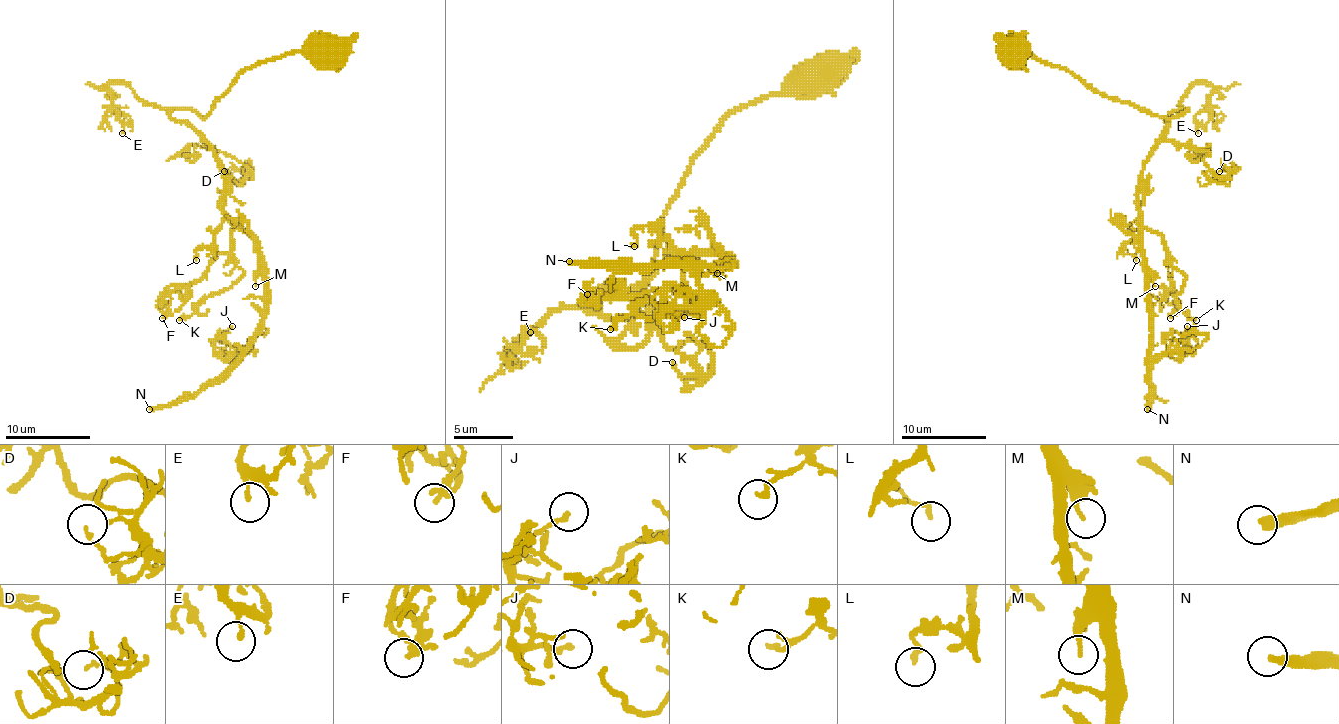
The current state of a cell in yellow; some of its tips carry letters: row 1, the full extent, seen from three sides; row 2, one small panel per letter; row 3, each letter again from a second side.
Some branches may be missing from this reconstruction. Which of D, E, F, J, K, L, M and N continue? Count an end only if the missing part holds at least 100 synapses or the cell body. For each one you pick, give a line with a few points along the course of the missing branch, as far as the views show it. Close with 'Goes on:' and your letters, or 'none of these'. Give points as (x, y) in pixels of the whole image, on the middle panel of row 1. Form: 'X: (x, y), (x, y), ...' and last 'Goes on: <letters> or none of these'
Goes on: N

